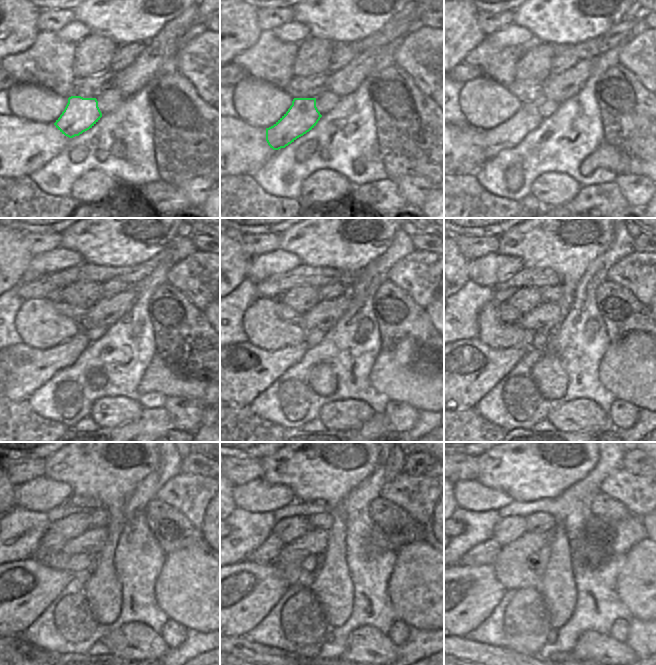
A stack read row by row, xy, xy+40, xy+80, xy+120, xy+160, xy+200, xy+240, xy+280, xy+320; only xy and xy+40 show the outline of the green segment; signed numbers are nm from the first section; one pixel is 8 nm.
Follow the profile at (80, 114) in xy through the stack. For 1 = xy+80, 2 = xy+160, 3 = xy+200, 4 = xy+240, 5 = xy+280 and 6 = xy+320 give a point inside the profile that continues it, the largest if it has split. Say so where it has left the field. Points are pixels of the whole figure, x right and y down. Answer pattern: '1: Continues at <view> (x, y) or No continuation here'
1: Continues at xy+80 (508, 134)
2: Continues at xy+160 (240, 372)
3: Continues at xy+200 (465, 371)
4: Continues at xy+240 (16, 594)
5: Continues at xy+280 (240, 596)
6: Continues at xy+320 (464, 596).

